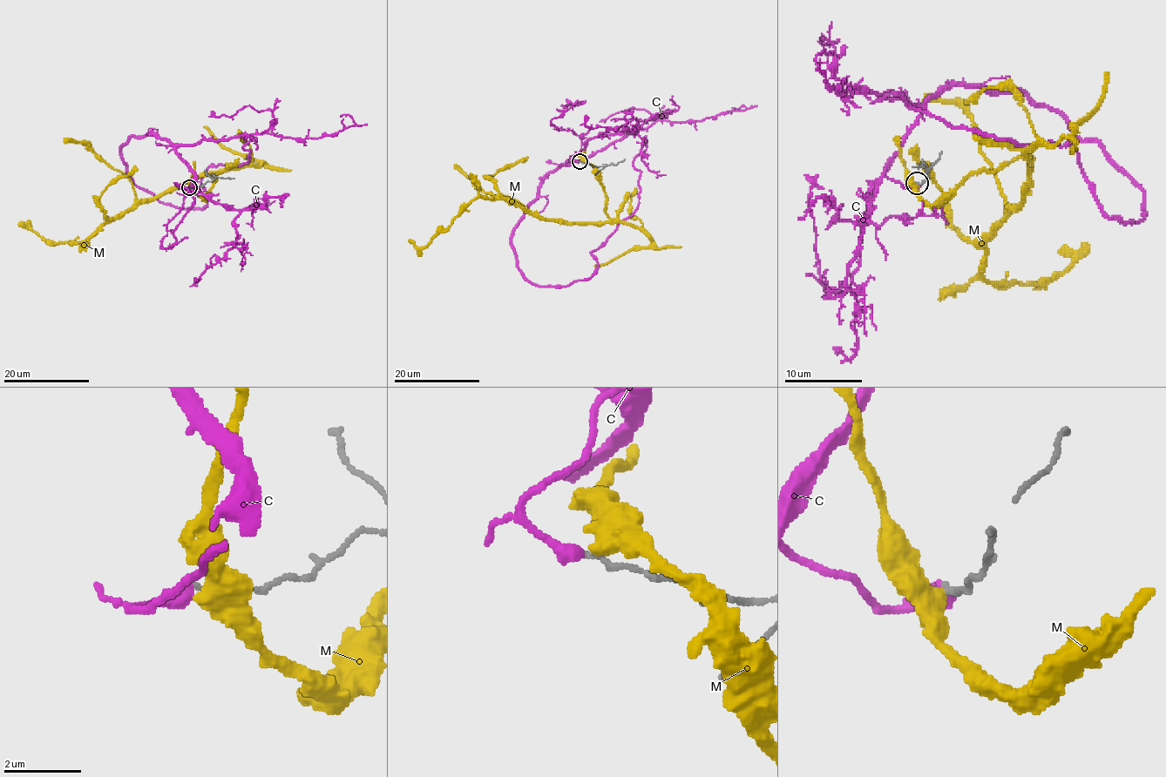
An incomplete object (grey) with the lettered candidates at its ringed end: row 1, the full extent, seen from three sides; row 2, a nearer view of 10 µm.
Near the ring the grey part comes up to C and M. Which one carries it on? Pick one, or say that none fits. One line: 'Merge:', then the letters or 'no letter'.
Merge: no letter

